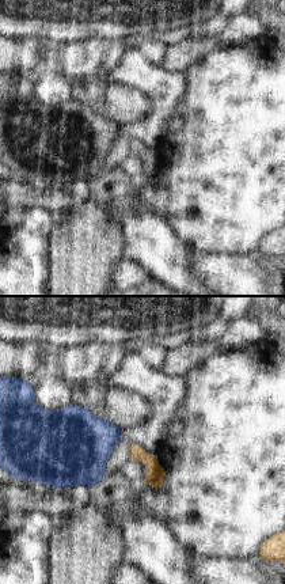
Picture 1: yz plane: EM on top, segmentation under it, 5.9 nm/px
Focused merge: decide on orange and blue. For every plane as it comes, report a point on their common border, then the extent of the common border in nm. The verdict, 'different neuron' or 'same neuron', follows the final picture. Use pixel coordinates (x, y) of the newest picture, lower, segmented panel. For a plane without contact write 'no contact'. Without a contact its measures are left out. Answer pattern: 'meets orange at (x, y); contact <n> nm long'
no contact

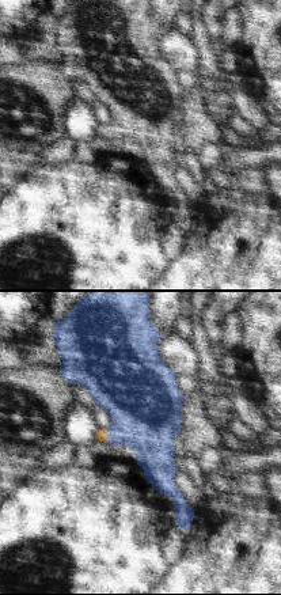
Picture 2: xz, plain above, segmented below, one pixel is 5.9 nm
meets orange at (107, 436); contact 80 nm long

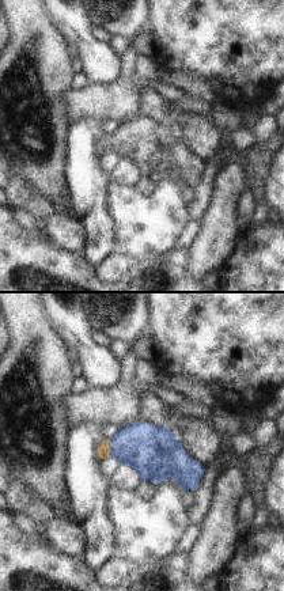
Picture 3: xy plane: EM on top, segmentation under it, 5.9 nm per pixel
meets orange at (108, 447); contact 90 nm long

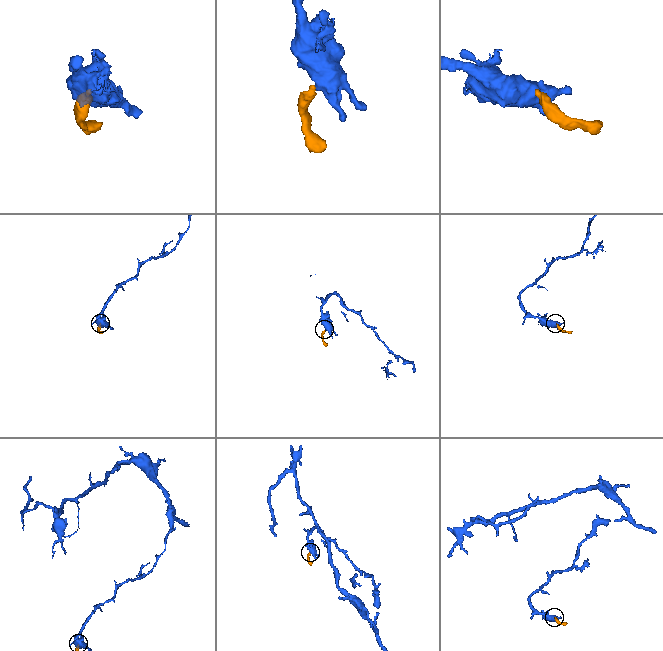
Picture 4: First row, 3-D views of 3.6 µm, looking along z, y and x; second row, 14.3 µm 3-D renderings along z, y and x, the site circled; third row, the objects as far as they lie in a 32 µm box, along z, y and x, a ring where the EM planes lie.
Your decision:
same neuron

